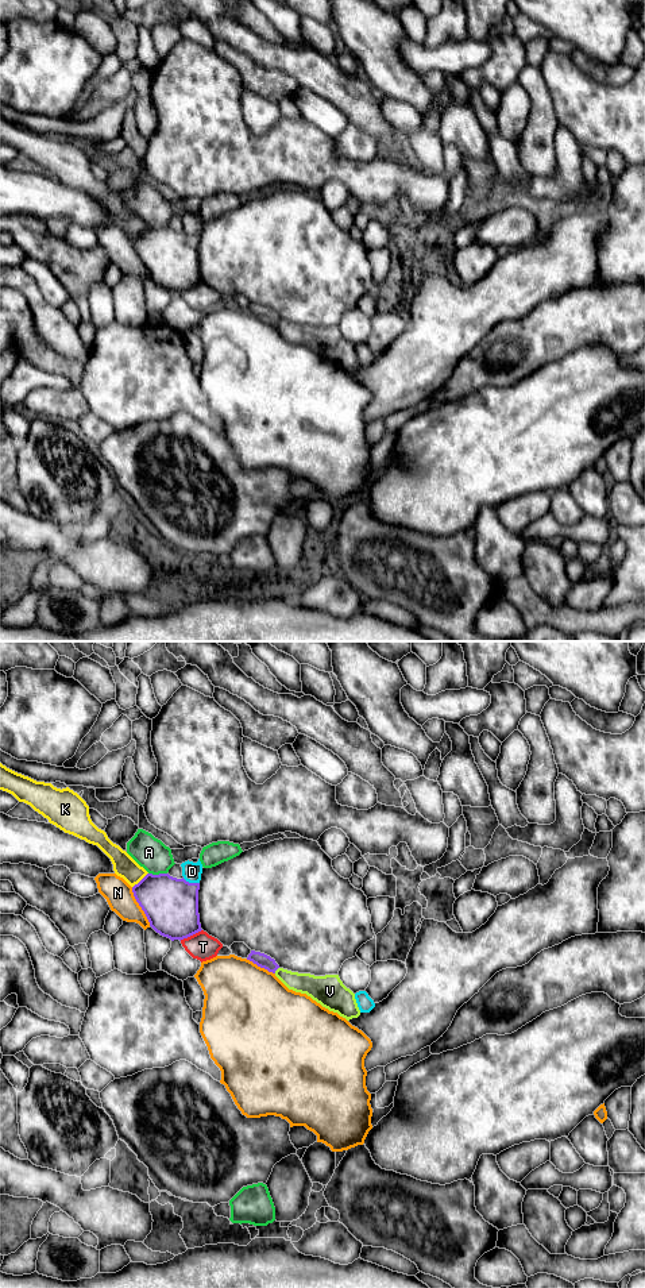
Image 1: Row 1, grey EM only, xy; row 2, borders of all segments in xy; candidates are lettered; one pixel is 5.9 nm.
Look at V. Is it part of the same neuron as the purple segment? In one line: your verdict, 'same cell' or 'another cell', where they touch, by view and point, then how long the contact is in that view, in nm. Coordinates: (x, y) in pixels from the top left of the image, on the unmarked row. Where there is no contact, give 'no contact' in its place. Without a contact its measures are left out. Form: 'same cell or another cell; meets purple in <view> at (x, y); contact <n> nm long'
another cell; meets purple in xy at (277, 320); contact 50 nm long

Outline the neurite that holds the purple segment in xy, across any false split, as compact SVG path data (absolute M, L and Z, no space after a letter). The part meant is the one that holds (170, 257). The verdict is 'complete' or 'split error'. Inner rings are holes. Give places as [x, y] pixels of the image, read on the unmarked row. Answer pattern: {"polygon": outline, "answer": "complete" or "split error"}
{"polygon": "M147 225L132 239L150 278L171 293L181 293L202 282L198 242L200 235L189 235L169 225Z", "answer": "complete"}

